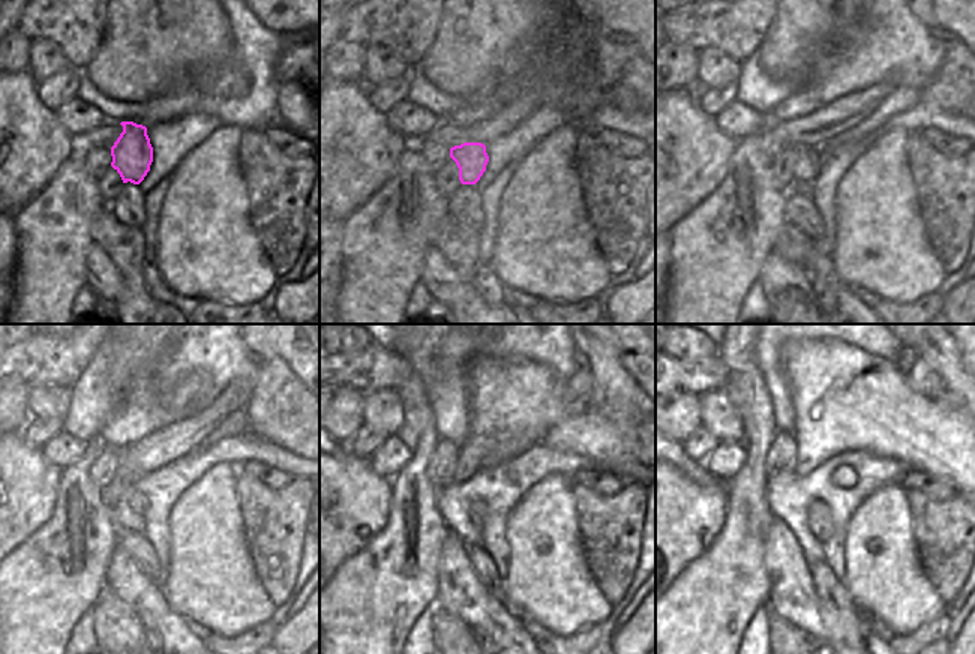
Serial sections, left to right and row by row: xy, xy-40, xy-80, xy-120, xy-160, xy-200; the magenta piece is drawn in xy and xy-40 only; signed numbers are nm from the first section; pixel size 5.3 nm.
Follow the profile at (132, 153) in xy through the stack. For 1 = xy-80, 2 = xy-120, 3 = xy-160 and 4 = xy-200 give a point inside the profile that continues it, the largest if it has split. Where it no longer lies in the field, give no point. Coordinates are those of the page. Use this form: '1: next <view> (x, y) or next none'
1: next xy-80 (809, 164)
2: next xy-120 (138, 503)
3: next xy-160 (479, 507)
4: next xy-200 (819, 522)

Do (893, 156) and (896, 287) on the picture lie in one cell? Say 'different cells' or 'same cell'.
same cell

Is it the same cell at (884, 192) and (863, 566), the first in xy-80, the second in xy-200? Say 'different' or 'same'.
same

